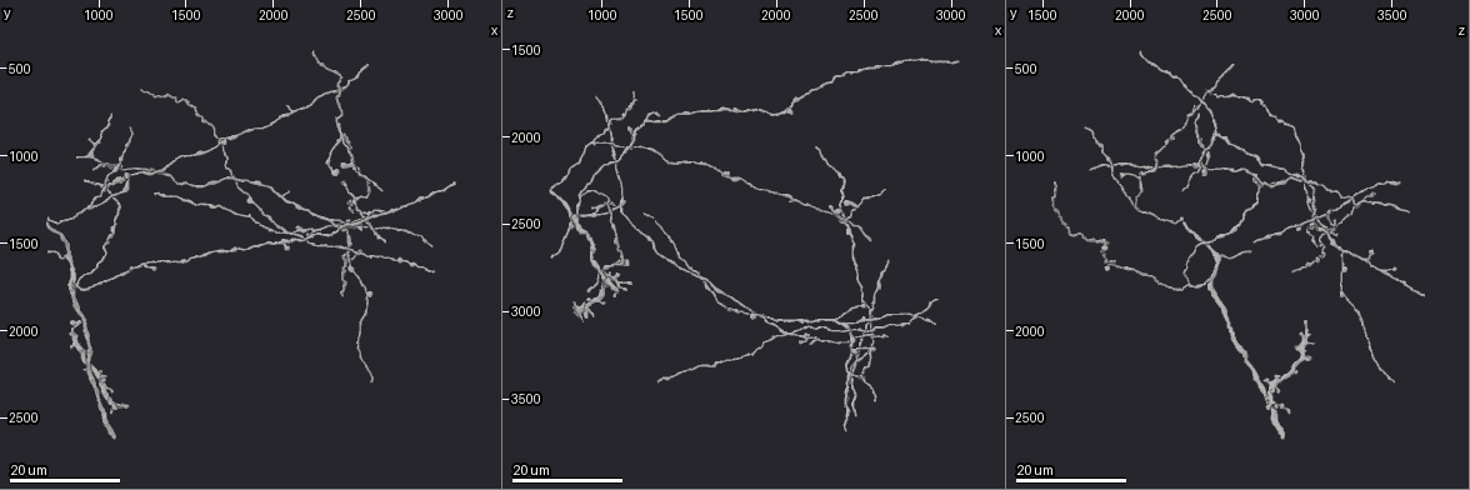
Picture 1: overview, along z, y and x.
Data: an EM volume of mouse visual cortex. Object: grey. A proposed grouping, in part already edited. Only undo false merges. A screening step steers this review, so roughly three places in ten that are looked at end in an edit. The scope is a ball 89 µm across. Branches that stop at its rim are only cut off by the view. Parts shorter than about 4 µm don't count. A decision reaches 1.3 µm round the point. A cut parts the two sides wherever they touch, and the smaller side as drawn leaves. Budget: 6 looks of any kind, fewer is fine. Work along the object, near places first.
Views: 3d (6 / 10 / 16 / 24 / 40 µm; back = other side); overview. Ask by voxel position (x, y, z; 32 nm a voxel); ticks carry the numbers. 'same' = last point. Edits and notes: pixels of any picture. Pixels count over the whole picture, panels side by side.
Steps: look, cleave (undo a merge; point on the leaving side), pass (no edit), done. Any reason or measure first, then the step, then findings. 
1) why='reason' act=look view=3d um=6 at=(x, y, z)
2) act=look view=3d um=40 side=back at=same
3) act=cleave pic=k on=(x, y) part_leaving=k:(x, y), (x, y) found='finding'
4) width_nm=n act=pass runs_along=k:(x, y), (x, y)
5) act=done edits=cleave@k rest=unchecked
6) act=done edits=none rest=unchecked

why='three-way junction' act=look view=3d um=24 at=(2400, 1420, 3080)

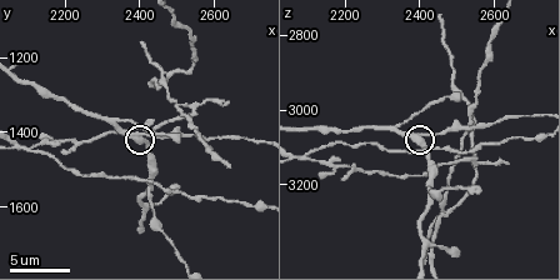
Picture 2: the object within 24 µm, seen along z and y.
act=look view=3d um=6 at=(2400, 1410, 3070)

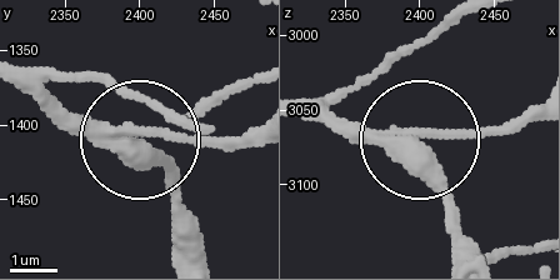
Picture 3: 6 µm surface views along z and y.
width_nm=360 act=cleave pic=3 on=(464, 130) found='a second neuron is stuck on'

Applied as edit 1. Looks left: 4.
act=look view=overview

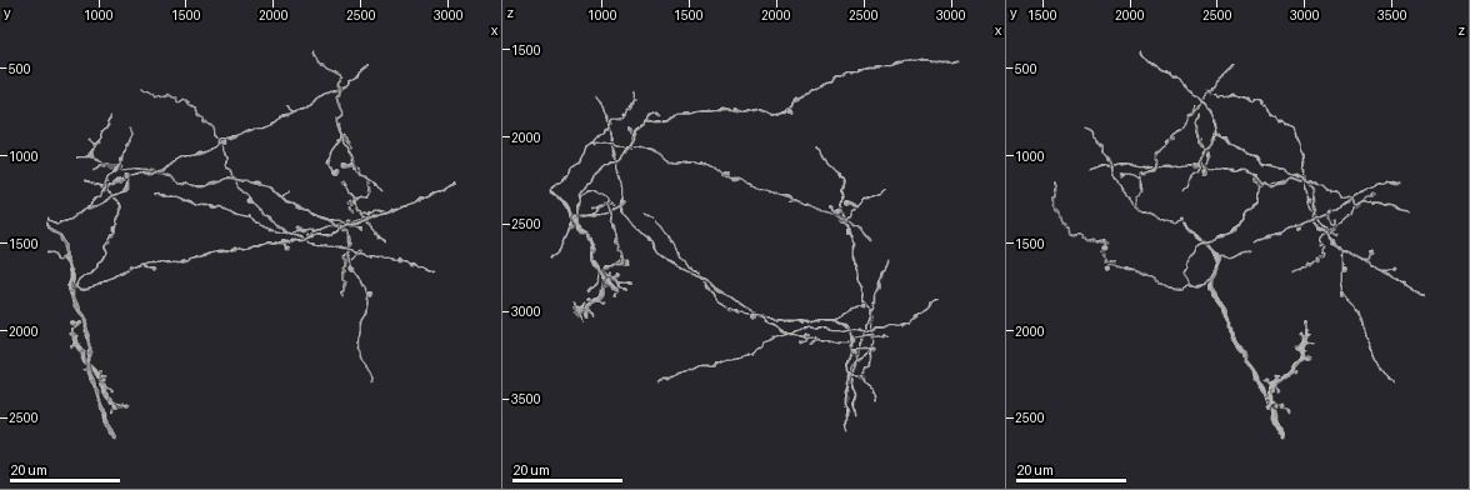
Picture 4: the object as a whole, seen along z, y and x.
why='thin arm on a thick one' act=look view=3d um=16 at=(2420, 1540, 3220)

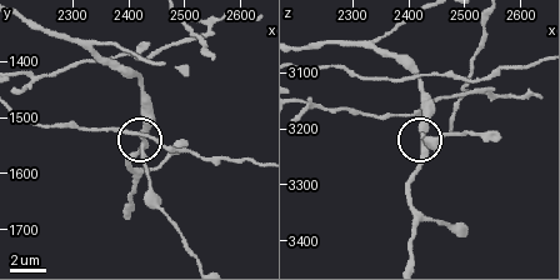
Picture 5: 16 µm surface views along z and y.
why='closer look' act=look view=3d um=10 at=same

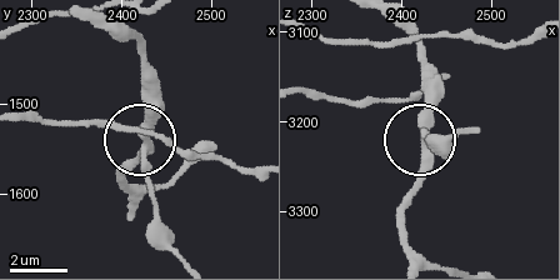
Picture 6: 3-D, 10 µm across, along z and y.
arms=3 act=pass runs_along=6:(394, 23), (423, 61), (423, 166), (404, 214) found='continuous, no second neuron'

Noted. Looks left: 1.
act=done edits=cleave@3 rest=unchecked

